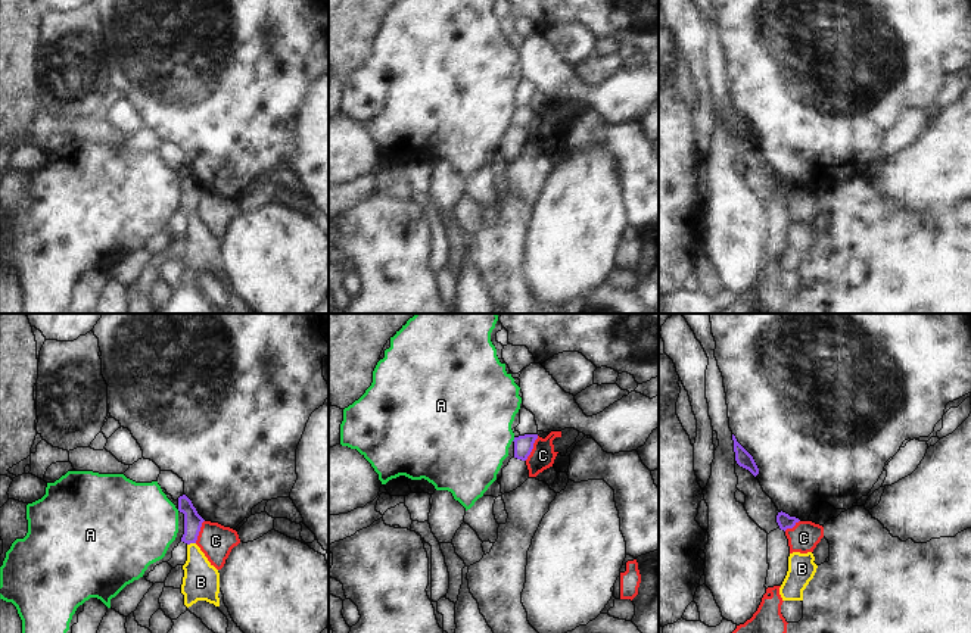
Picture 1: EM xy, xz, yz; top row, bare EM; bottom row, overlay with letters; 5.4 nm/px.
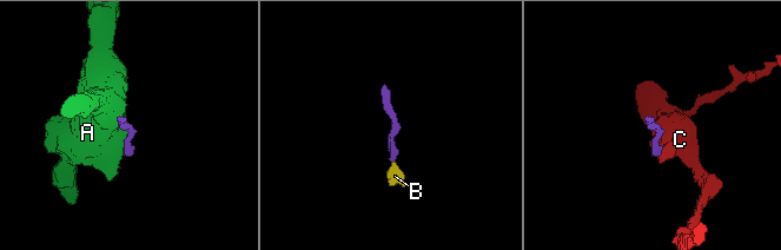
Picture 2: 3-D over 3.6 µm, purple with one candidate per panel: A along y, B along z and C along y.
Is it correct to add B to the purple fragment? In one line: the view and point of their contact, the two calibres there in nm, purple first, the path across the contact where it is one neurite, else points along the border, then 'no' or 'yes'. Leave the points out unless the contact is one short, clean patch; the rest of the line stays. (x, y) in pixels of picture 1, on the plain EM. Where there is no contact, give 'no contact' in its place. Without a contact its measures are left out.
meets purple in xy at (190, 212); 100 nm thick on the purple side, 200 nm on the other; runs through xy (193, 192), (190, 212), (201, 252); yes

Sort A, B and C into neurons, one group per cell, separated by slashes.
A / B / C

